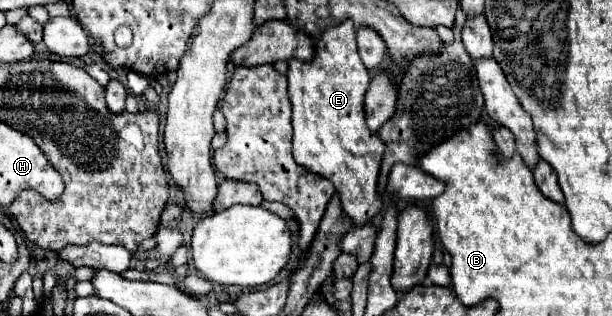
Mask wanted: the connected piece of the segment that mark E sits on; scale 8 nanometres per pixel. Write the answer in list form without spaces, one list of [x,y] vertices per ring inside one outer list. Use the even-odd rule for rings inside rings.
[[[350,19],[326,27],[322,31],[320,39],[316,41],[316,55],[312,61],[290,61],[288,93],[292,101],[294,159],[298,165],[306,167],[308,171],[332,181],[334,189],[340,195],[344,215],[352,219],[352,223],[358,227],[372,221],[382,209],[382,195],[378,193],[376,185],[378,185],[382,153],[386,147],[384,143],[380,143],[380,137],[368,129],[364,119],[364,93],[368,85],[370,85],[370,71],[364,67],[364,63],[358,57],[356,29]]]

